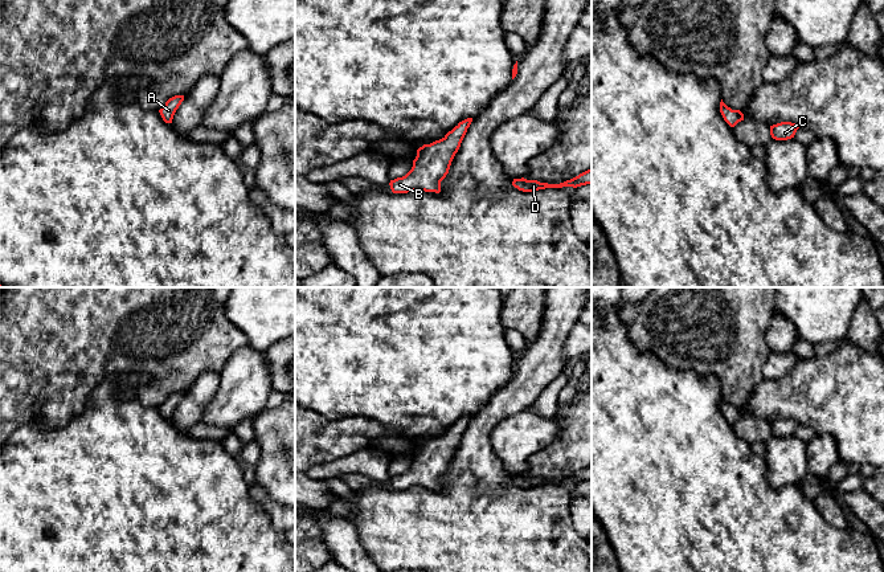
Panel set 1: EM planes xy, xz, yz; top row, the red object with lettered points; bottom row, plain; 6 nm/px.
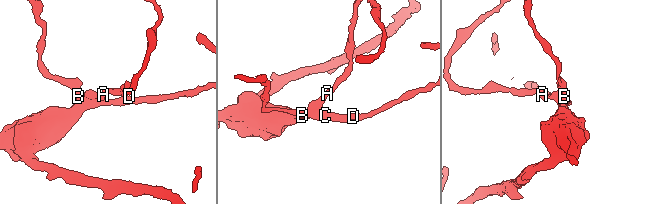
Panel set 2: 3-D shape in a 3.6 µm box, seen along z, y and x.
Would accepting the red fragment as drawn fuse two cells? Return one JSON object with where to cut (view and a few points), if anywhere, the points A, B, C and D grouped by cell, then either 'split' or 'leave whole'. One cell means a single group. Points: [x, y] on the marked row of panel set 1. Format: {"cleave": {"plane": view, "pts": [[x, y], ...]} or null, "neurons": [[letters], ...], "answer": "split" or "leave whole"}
{"cleave": null, "neurons": [["A", "B", "C", "D"]], "answer": "leave whole"}

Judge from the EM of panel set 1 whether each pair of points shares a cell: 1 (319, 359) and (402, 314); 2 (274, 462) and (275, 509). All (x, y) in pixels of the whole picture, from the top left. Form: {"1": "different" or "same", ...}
{"1": "same", "2": "different"}

